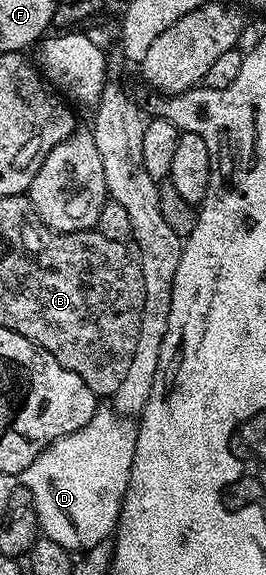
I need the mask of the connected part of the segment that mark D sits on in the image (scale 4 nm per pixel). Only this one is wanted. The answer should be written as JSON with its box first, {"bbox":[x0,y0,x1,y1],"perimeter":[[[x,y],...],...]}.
{"bbox":[20,411,135,553],"perimeter":[[[95,411],[88,425],[41,451],[34,466],[20,479],[34,498],[41,534],[71,553],[85,553],[113,536],[132,473],[135,432],[121,431],[104,411]]]}

